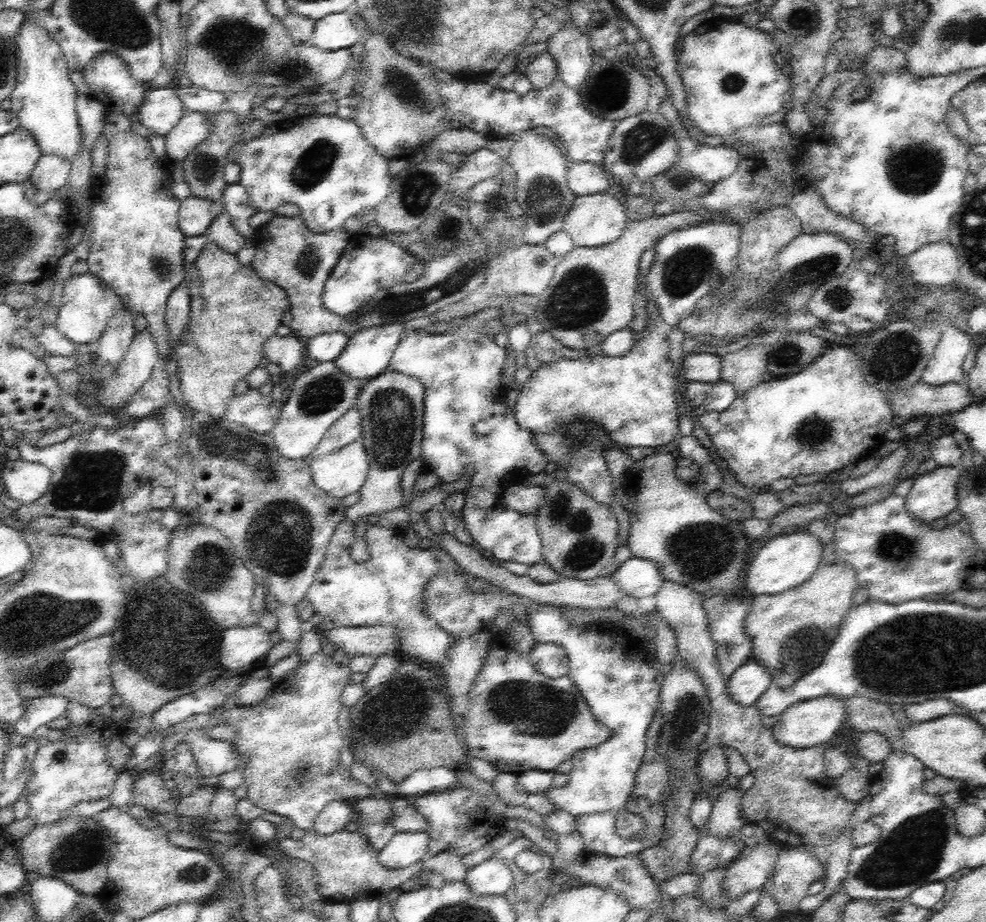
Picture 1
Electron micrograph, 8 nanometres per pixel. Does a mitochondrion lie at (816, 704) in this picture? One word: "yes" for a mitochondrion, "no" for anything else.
no

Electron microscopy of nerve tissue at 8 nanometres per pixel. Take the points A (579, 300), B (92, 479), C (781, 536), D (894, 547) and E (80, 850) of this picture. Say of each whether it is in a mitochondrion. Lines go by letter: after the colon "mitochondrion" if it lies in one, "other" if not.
A: mitochondrion
B: mitochondrion
C: other
D: mitochondrion
E: mitochondrion

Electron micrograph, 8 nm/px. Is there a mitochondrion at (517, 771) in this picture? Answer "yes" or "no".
no

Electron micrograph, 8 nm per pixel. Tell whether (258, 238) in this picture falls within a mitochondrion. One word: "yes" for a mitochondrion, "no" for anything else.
no

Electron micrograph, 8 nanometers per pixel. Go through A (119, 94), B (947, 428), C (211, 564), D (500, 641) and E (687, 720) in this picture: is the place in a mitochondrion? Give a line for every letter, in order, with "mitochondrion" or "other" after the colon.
A: other
B: other
C: mitochondrion
D: other
E: mitochondrion

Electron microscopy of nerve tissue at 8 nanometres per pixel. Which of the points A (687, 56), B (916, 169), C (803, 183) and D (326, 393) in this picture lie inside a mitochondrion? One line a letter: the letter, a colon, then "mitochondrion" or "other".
A: other
B: mitochondrion
C: other
D: mitochondrion

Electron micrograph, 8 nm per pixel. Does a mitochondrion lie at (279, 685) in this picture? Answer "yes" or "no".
no

